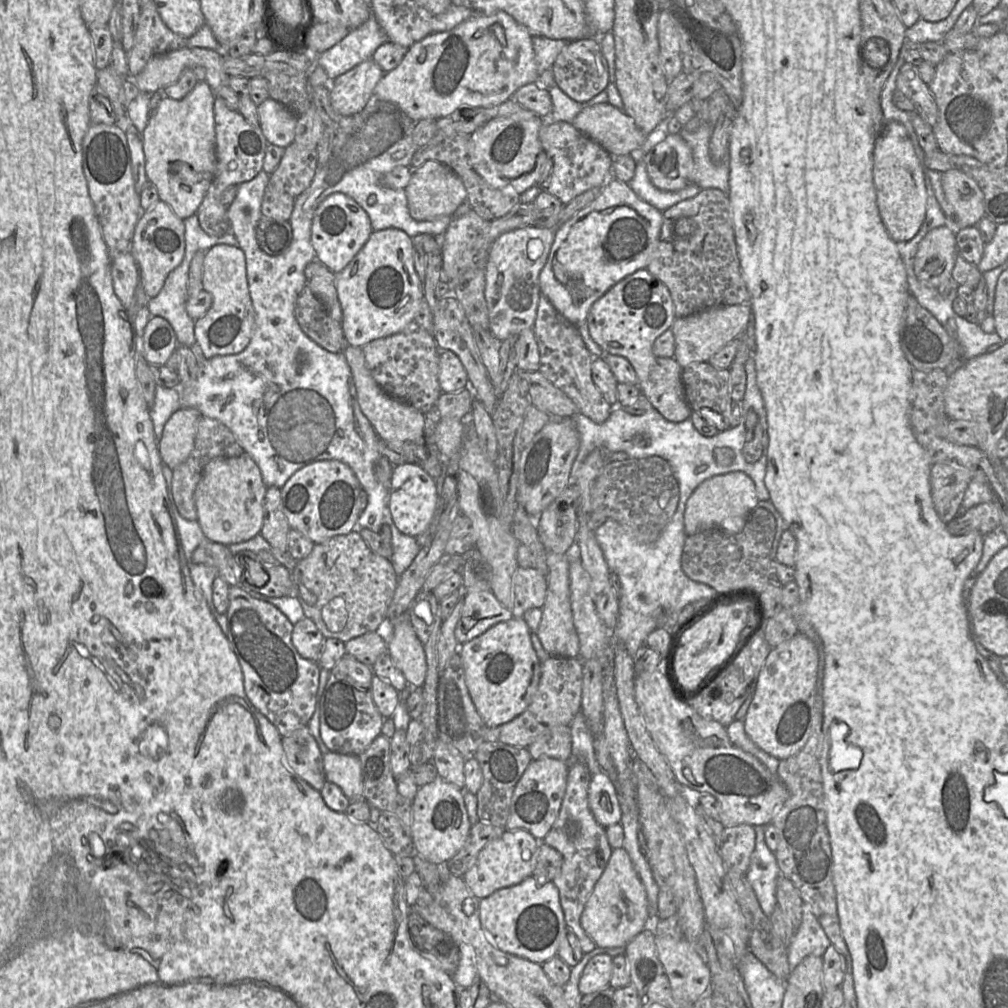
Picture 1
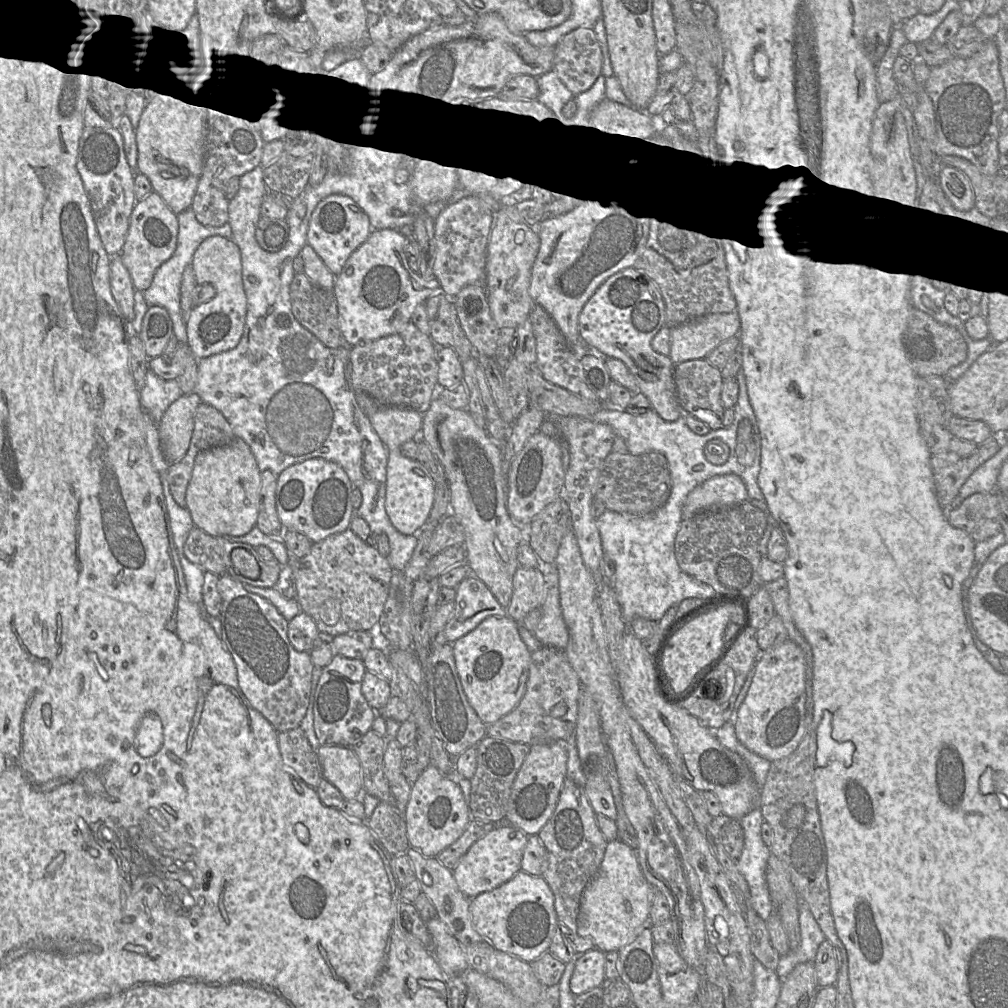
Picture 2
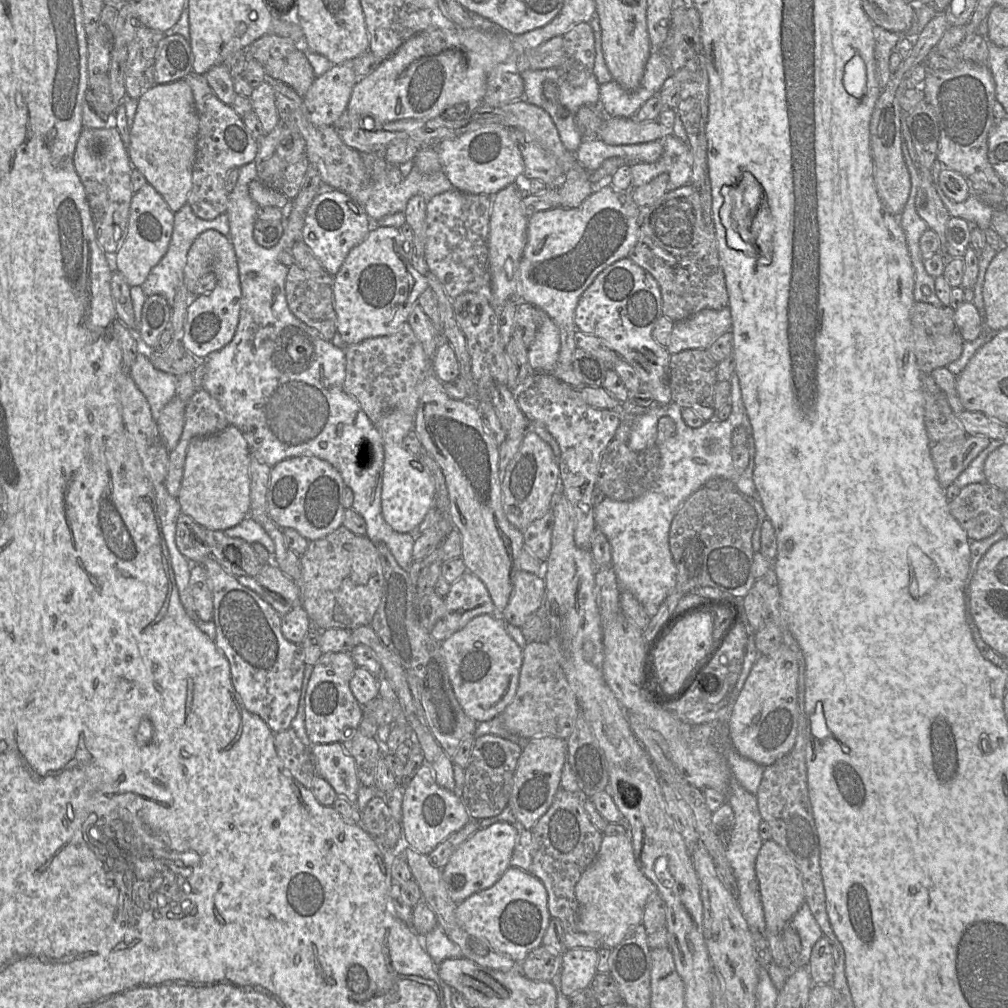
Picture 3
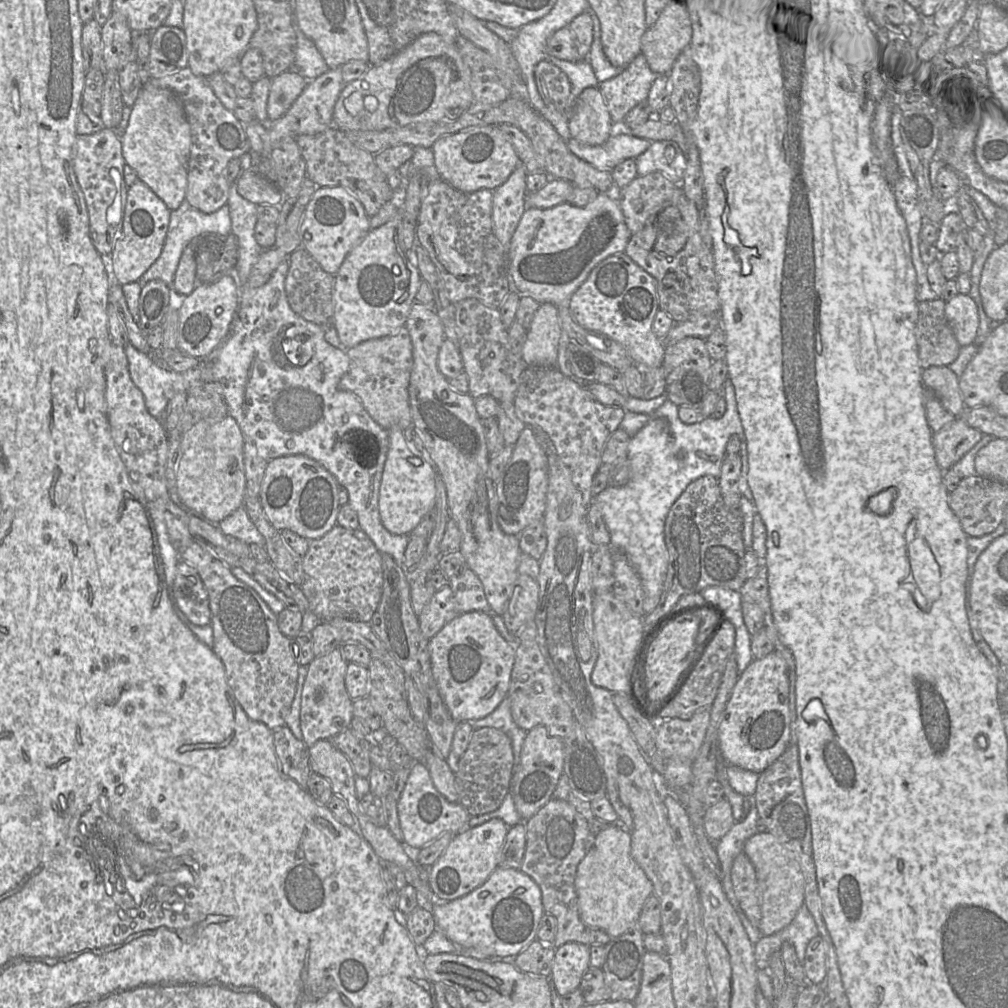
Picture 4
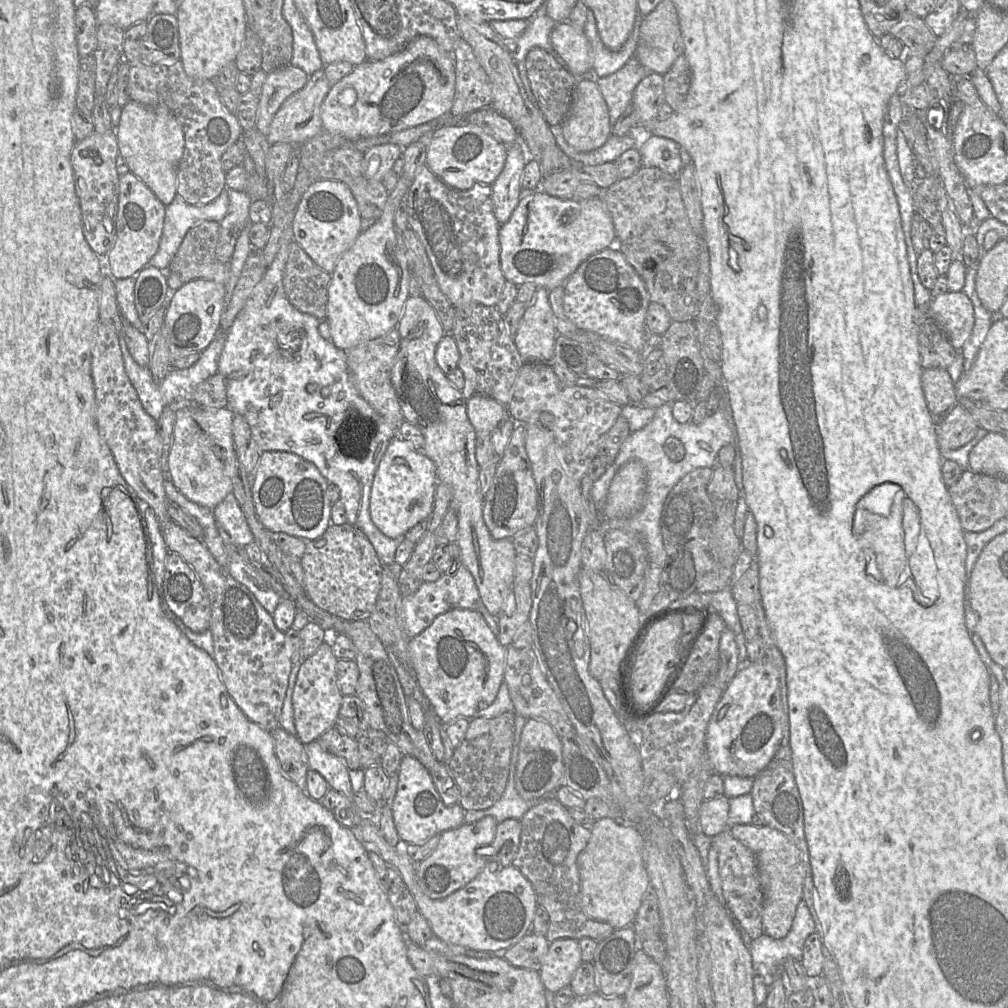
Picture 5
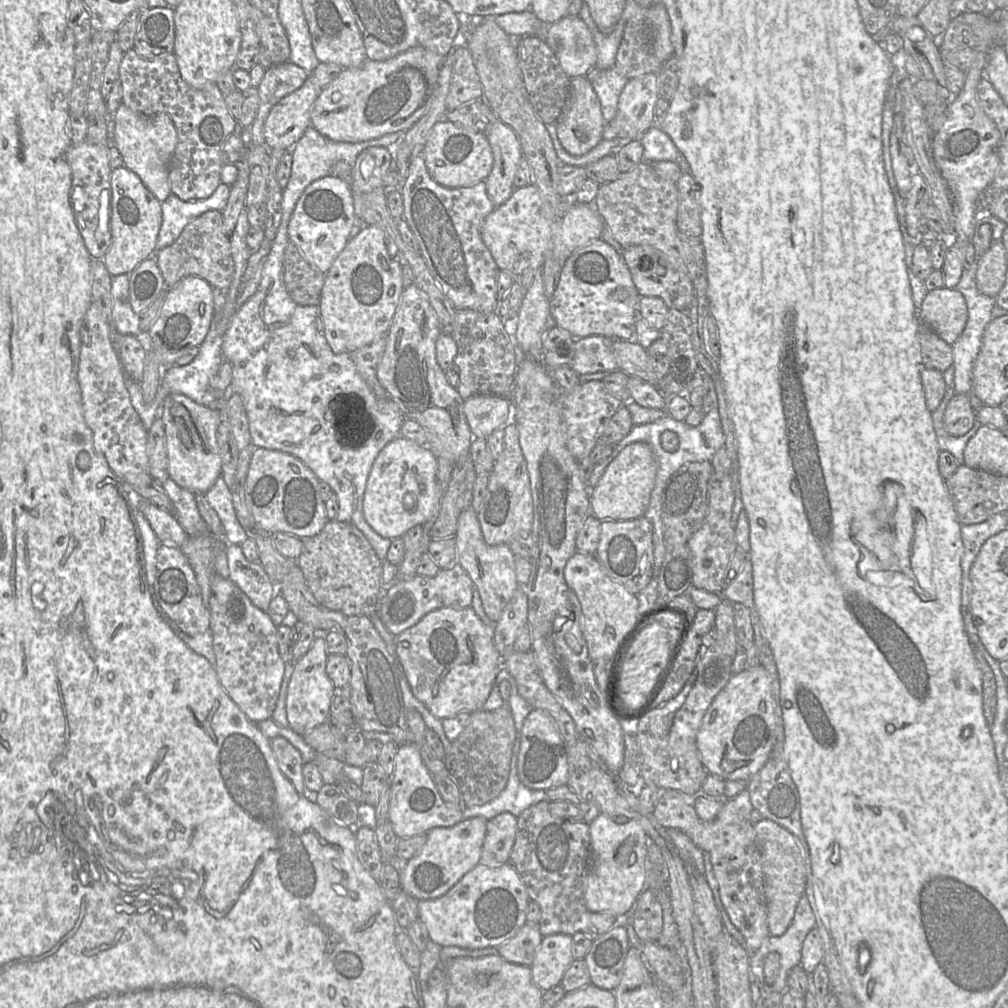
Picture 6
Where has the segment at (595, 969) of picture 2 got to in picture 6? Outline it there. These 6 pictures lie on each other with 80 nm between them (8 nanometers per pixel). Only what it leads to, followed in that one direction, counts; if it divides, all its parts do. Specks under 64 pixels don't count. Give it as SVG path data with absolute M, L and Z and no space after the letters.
M544 936L530 966L532 980L543 991L558 986L573 961L572 936Z

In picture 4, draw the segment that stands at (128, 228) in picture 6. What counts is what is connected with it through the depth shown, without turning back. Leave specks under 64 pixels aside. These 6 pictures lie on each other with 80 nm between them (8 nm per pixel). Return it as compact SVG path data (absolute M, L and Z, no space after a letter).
M143 182L128 188L121 233L111 253L115 277L121 285L137 282L159 258L166 239L171 211Z

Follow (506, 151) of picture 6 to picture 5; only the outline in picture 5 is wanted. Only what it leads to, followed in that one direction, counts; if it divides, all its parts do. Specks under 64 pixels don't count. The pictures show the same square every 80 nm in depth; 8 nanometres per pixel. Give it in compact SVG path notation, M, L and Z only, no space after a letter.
M507 145L503 170L491 184L493 211L500 225L511 217L521 199L521 179L526 161L530 159L519 145Z

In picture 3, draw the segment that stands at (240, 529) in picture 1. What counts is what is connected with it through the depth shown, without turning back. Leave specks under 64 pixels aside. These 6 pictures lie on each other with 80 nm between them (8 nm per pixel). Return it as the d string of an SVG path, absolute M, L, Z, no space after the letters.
M229 424L222 431L209 436L193 437L188 445L183 478L177 501L181 511L206 529L224 531L238 525L250 514L250 450L241 431Z

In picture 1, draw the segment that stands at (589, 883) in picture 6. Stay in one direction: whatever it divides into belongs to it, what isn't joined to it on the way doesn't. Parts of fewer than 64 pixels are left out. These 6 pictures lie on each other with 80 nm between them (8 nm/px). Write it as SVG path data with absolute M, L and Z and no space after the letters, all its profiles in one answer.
M623 847L612 850L601 877L585 903L580 924L598 948L625 946L649 926L646 891Z

